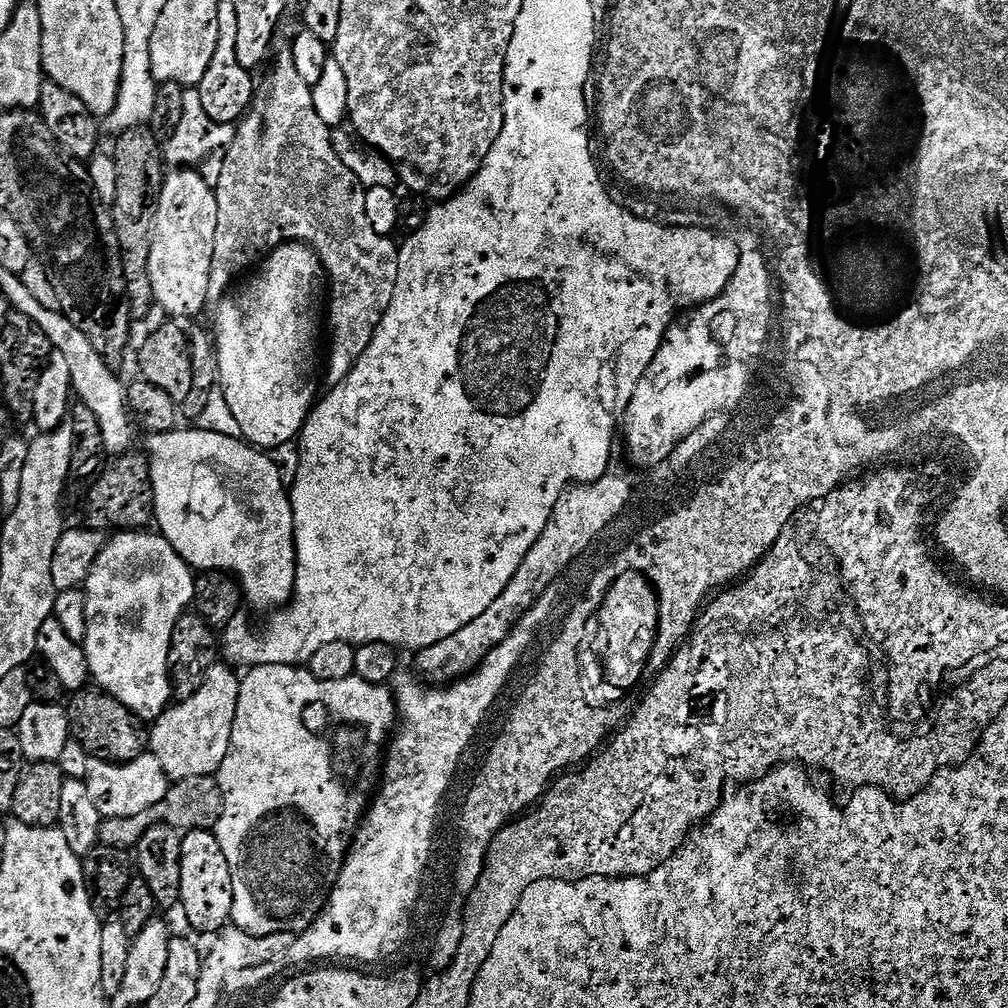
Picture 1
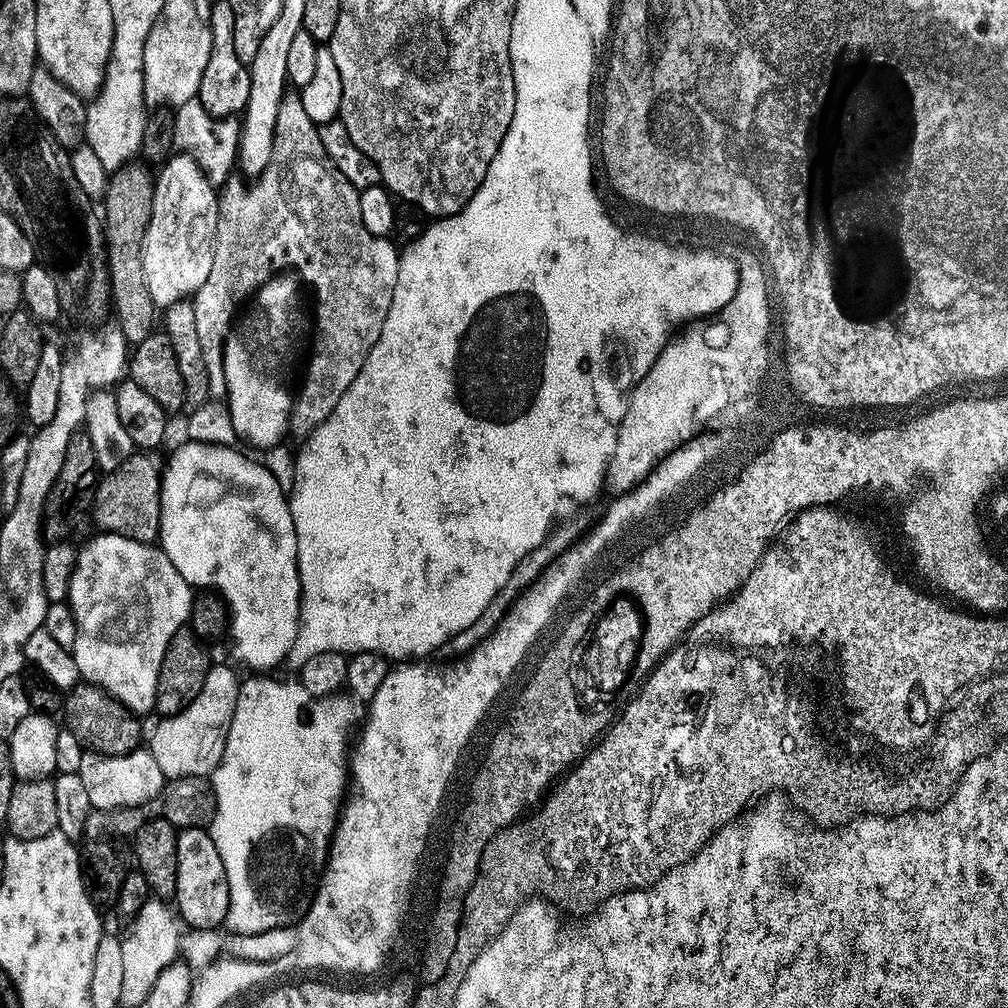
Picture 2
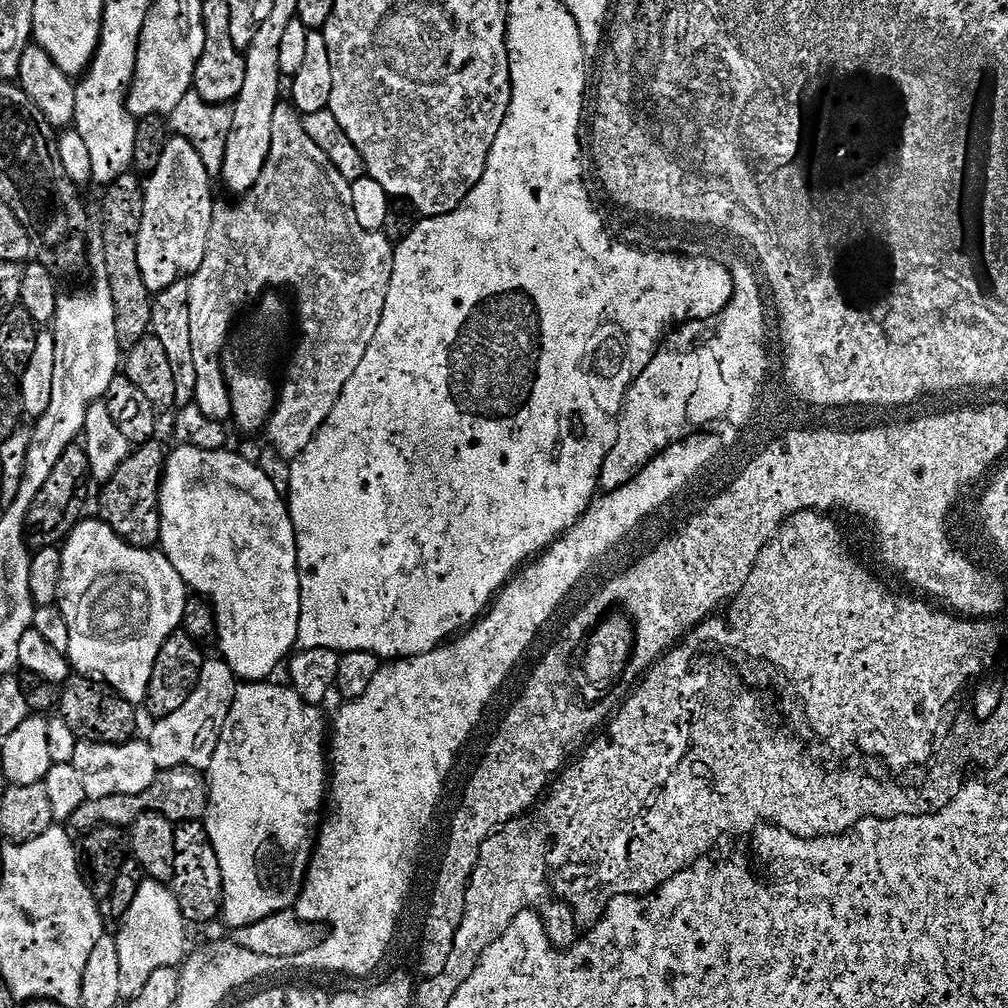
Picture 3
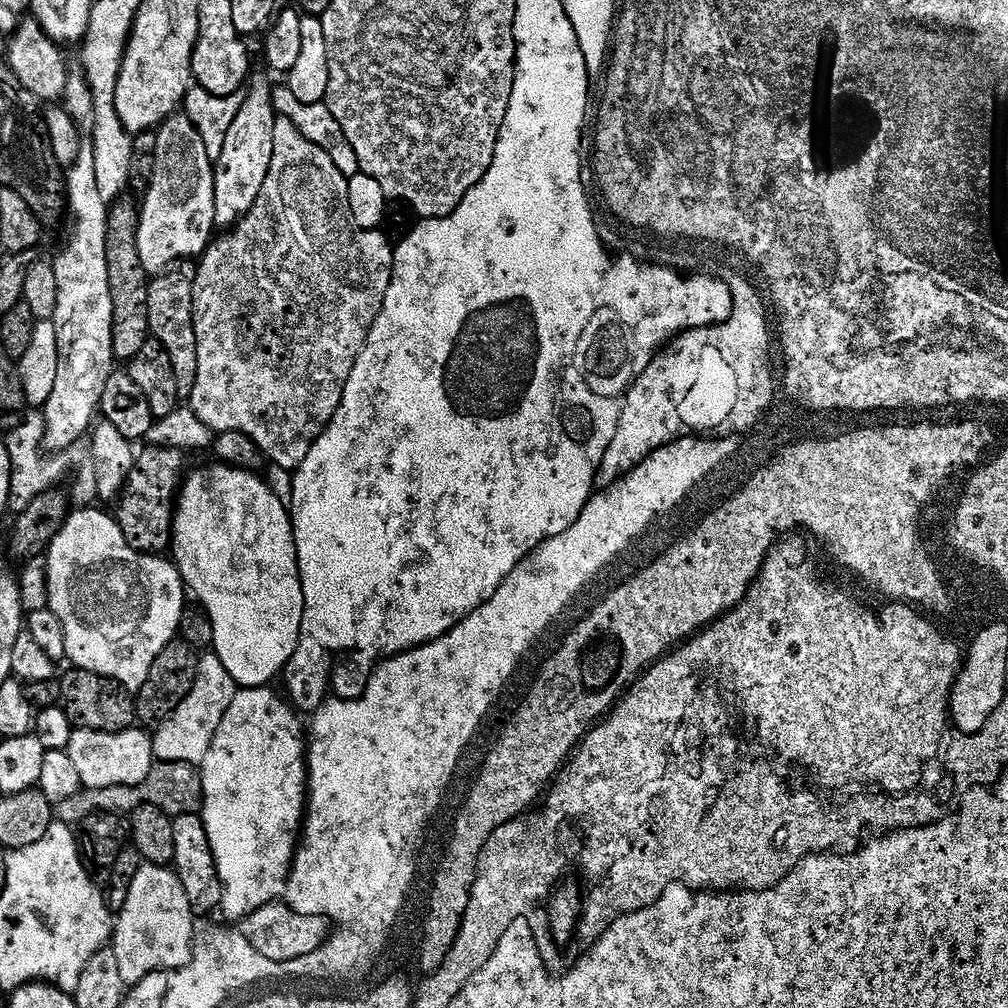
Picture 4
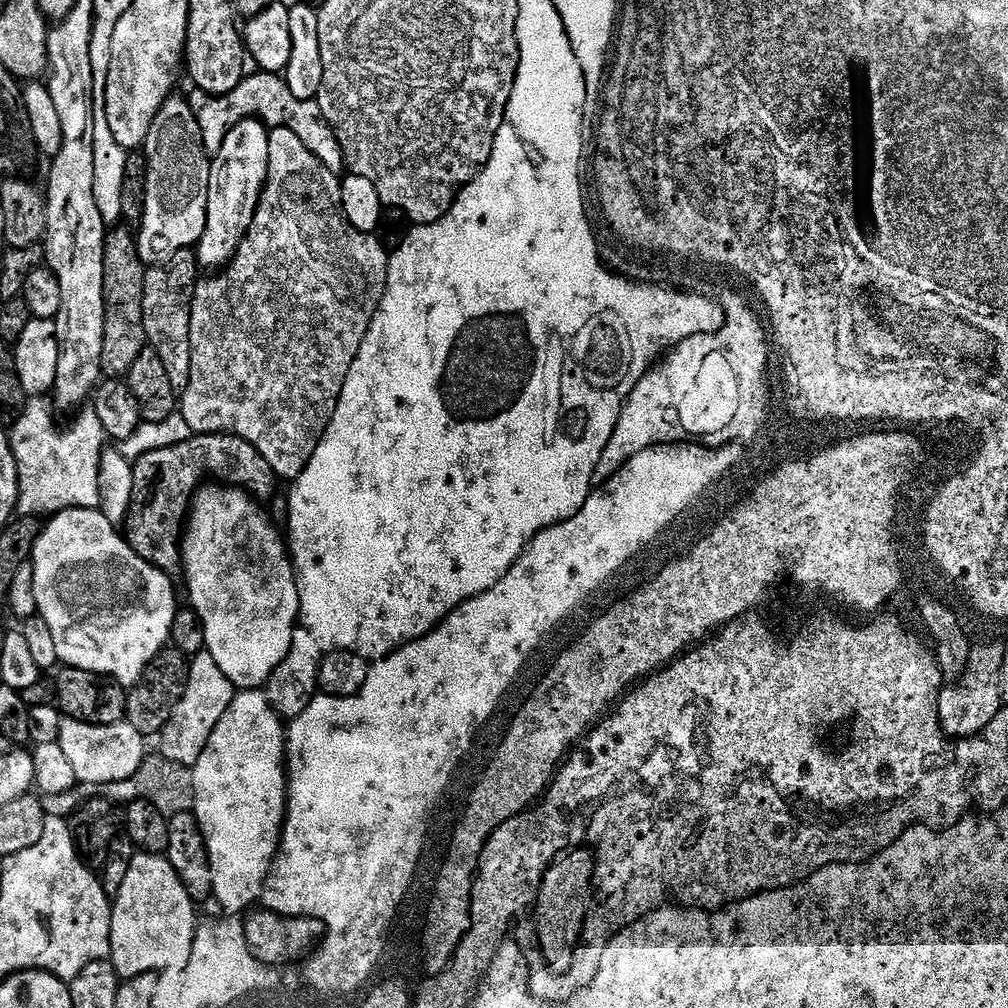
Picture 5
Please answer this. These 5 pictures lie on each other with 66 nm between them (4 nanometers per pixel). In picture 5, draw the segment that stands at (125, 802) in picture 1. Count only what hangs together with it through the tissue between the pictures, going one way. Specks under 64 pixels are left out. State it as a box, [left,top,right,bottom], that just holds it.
[58,719,146,784]

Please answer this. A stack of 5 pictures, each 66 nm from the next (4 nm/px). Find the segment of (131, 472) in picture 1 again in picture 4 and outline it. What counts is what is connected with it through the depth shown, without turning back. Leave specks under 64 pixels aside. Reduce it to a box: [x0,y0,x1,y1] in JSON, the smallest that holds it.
[114,446,186,554]

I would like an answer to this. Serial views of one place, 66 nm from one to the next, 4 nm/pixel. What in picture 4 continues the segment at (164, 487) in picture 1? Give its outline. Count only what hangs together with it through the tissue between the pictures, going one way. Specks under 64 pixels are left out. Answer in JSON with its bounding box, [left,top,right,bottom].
[171,462,304,688]

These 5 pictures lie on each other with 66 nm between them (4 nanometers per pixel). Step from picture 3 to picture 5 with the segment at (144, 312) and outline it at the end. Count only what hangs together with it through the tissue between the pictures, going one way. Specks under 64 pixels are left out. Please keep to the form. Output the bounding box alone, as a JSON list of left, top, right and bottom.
[101,226,148,379]

